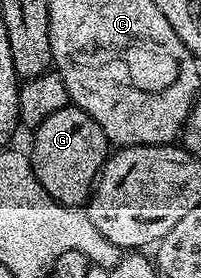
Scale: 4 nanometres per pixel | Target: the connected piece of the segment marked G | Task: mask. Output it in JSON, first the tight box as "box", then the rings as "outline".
{"box":[31,106,111,207],"outline":[[[70,106],[63,110],[55,110],[55,114],[43,118],[43,122],[36,125],[32,132],[31,161],[35,178],[42,184],[43,190],[51,198],[67,207],[84,205],[93,190],[93,183],[97,180],[97,175],[101,173],[101,167],[105,164],[105,157],[111,152],[111,141],[103,134],[103,130],[99,130],[99,122],[95,122],[95,118],[88,116],[83,109]]]}

